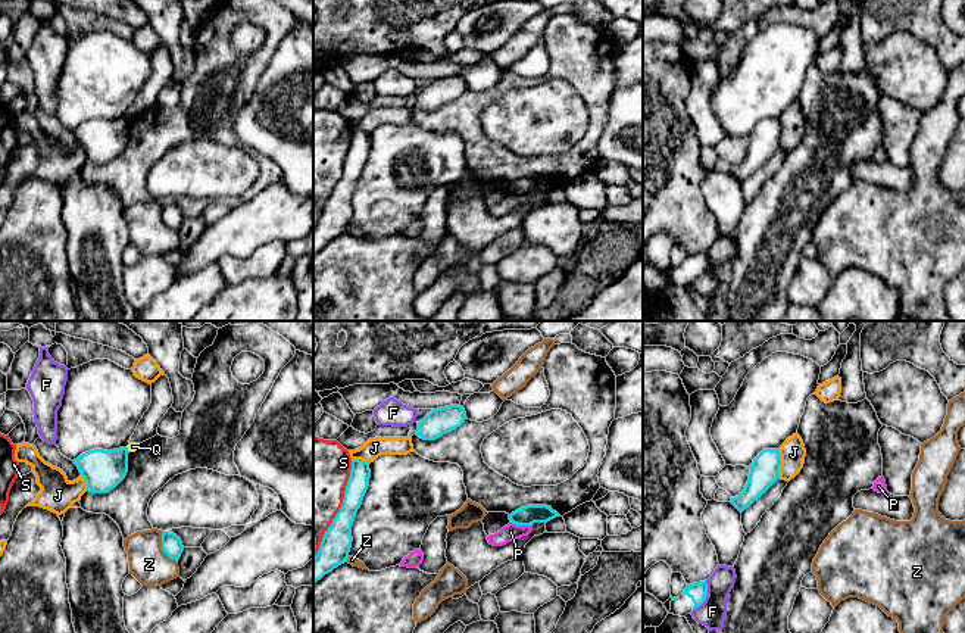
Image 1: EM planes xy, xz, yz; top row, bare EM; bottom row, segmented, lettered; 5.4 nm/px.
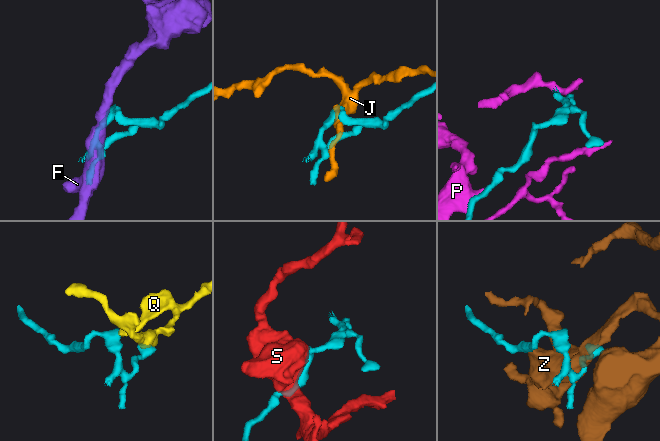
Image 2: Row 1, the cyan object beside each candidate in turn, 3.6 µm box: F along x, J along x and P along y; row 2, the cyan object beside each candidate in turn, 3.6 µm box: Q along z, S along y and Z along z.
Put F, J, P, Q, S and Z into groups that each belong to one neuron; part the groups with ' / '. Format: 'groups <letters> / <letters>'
groups F / J / P / Q / S / Z

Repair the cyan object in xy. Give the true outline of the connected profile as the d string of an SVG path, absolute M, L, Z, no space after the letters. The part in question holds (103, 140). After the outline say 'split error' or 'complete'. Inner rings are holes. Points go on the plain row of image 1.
M128 118L113 121L94 119L79 125L74 134L84 147L87 160L107 163L125 149L128 124Z; complete

